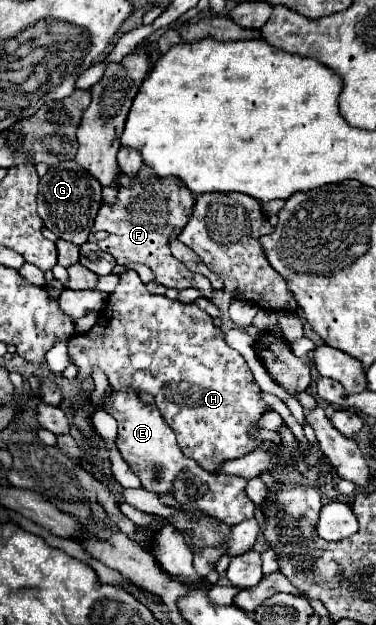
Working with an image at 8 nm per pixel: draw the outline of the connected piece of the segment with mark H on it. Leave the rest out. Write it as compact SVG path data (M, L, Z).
M135 271L121 273L121 281L109 295L103 313L99 313L97 325L87 333L73 335L67 345L73 365L79 369L79 383L91 379L91 373L97 367L107 375L113 391L151 393L163 419L175 431L181 451L195 459L203 469L215 471L221 461L243 457L259 445L251 441L247 433L267 411L267 405L259 397L259 387L253 383L245 359L223 341L221 329L215 327L213 319L205 311L201 311L195 303L181 303L179 299L149 293Z

